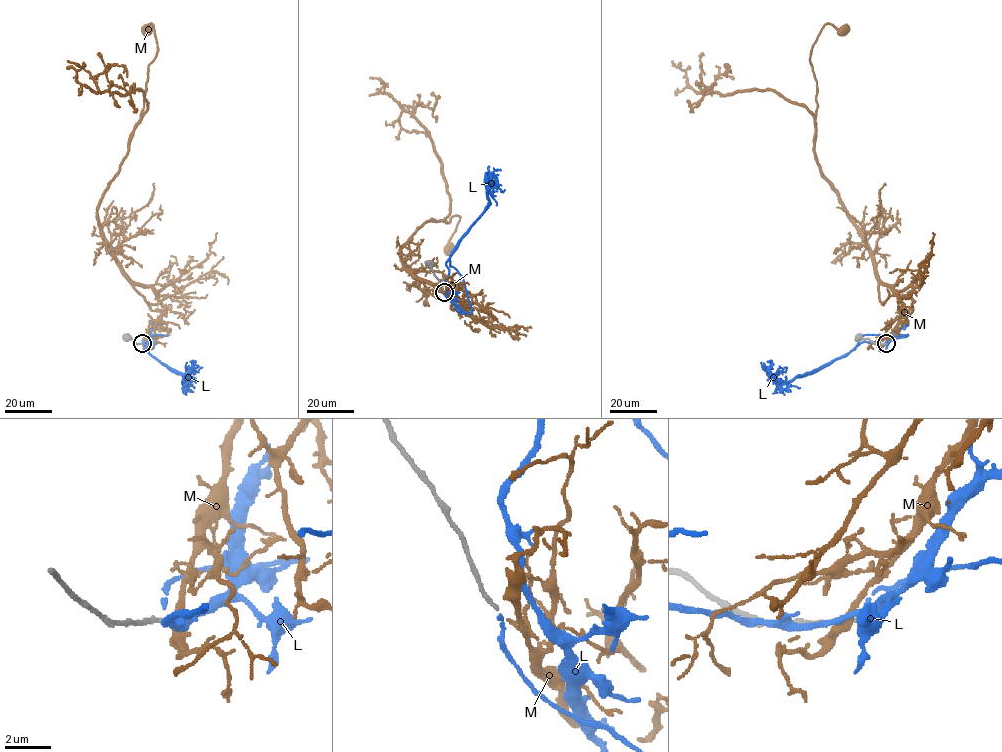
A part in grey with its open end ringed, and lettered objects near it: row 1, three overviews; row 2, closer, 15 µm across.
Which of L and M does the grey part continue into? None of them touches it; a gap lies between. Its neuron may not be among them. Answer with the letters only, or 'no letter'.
L

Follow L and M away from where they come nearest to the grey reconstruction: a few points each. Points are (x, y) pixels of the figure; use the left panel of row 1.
L: (142, 342), (168, 334), (150, 336), (147, 350), (185, 377), (183, 384), (191, 372), (202, 367)
M: (143, 343), (162, 303), (124, 271), (97, 209), (144, 106), (148, 65), (157, 51), (154, 26), (147, 30)

